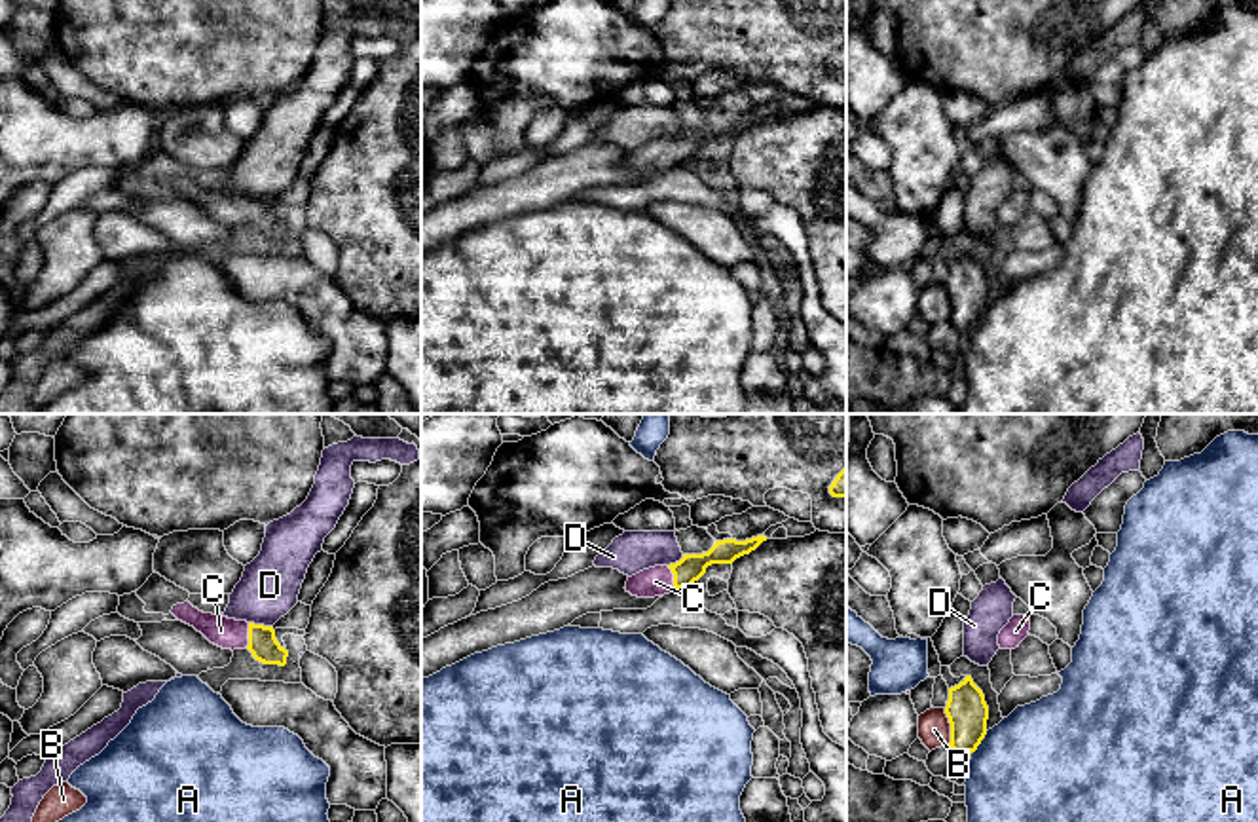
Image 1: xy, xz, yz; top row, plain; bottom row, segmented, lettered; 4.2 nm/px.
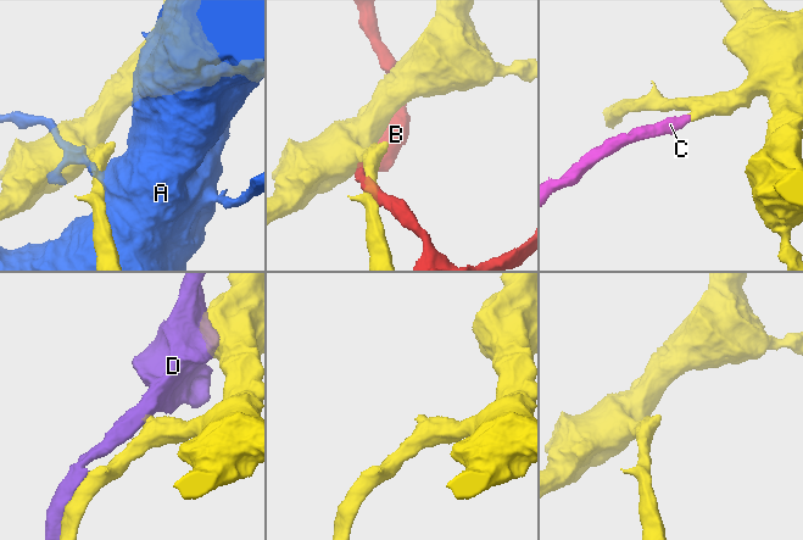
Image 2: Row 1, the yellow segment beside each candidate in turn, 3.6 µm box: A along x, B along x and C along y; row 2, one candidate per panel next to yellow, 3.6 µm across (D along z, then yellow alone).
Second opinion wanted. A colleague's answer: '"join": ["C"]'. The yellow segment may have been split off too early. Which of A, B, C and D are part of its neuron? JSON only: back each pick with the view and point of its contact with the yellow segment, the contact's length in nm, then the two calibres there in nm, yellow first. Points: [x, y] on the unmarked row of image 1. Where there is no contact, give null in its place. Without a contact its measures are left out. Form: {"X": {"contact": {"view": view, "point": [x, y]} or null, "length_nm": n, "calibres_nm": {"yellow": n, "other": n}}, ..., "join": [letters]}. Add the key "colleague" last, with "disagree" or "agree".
{"C": {"contact": {"view": "xy", "point": [249, 211]}, "length_nm": 110, "calibres_nm": {"yellow": 120, "other": 130}}, "join": ["C"], "colleague": "agree"}

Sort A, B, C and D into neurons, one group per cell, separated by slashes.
A / B / C / D

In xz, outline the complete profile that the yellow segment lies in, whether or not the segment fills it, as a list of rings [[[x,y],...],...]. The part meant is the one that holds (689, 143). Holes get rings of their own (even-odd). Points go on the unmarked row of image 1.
[[[757,110],[746,116],[715,116],[708,127],[683,129],[683,133],[675,139],[655,140],[628,152],[624,163],[638,173],[655,173],[687,163],[706,148],[708,140],[732,139],[736,133],[755,125],[763,116],[767,116],[765,110]]]

